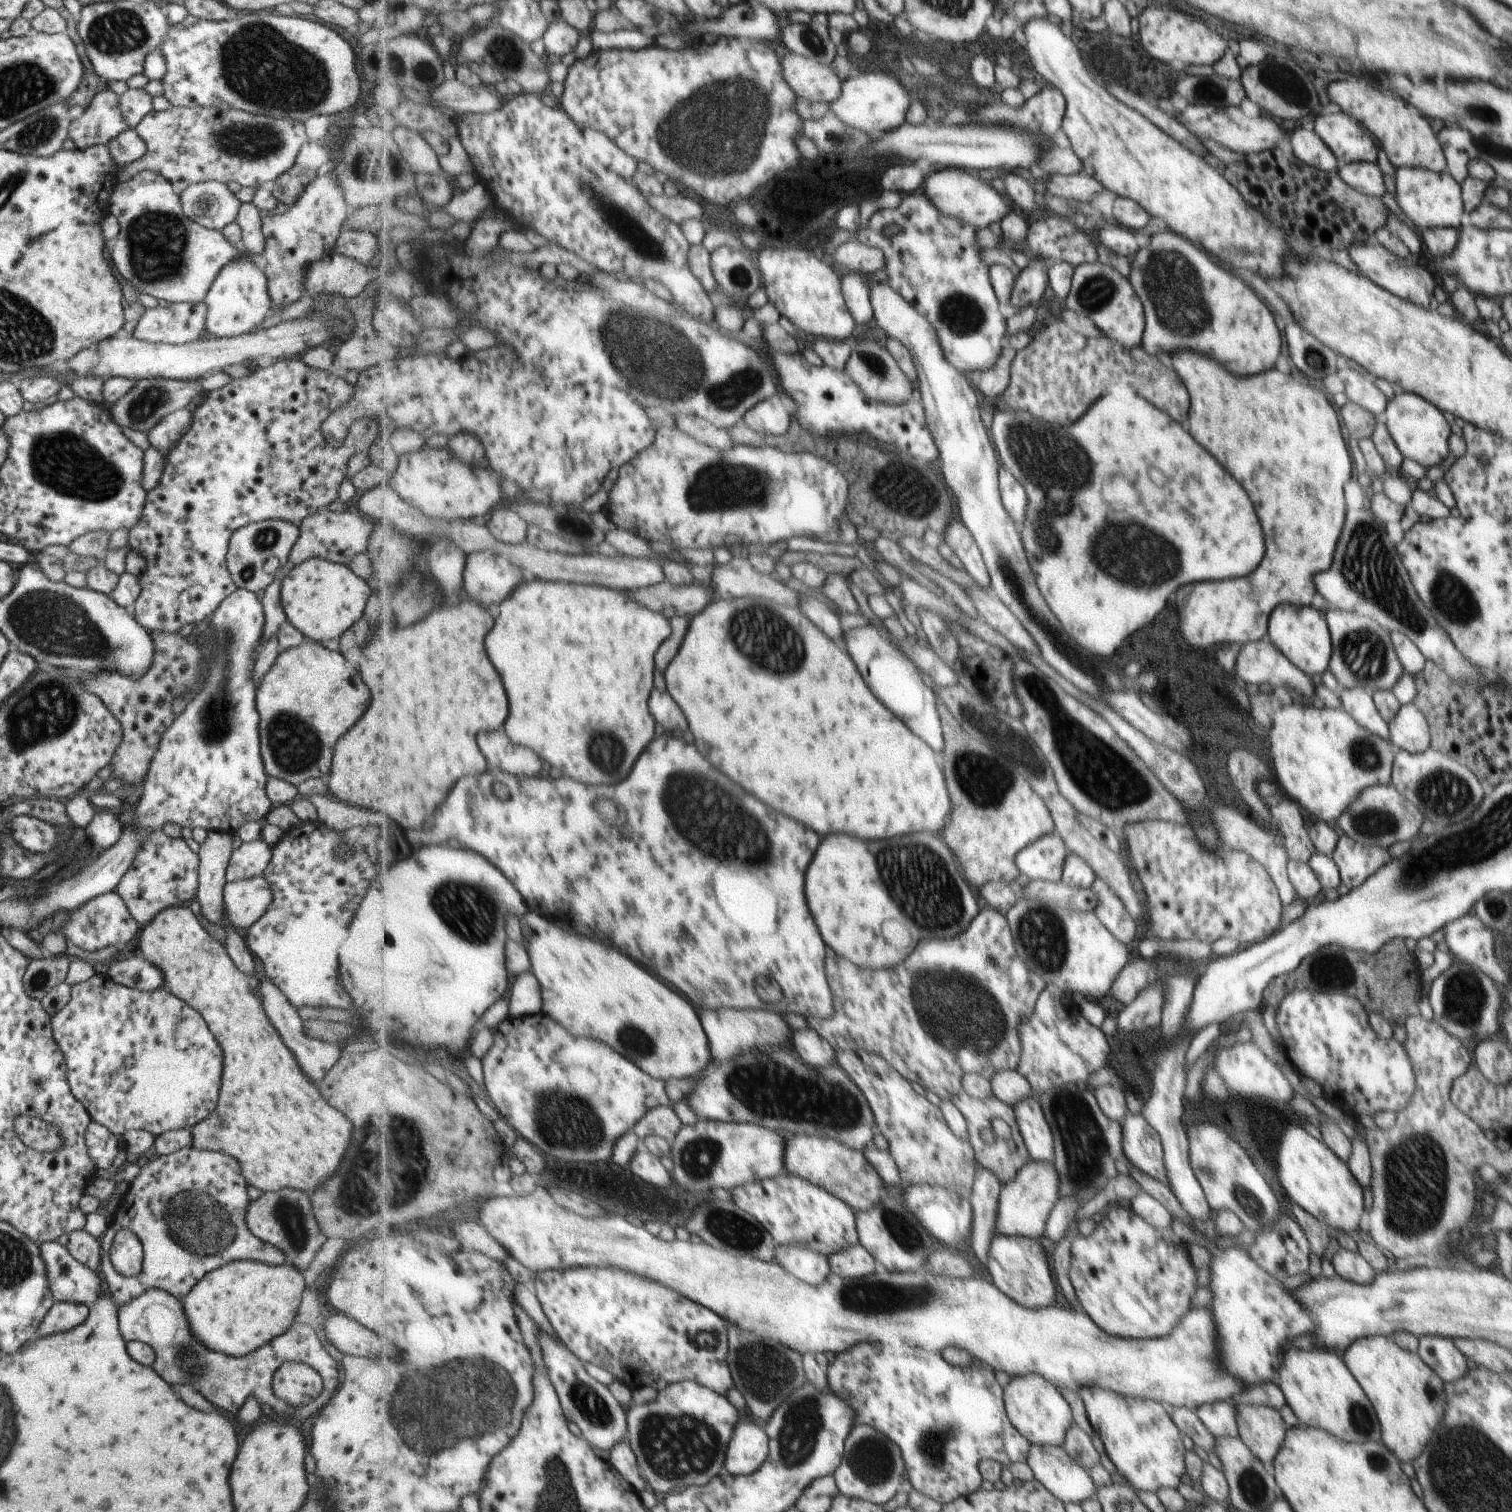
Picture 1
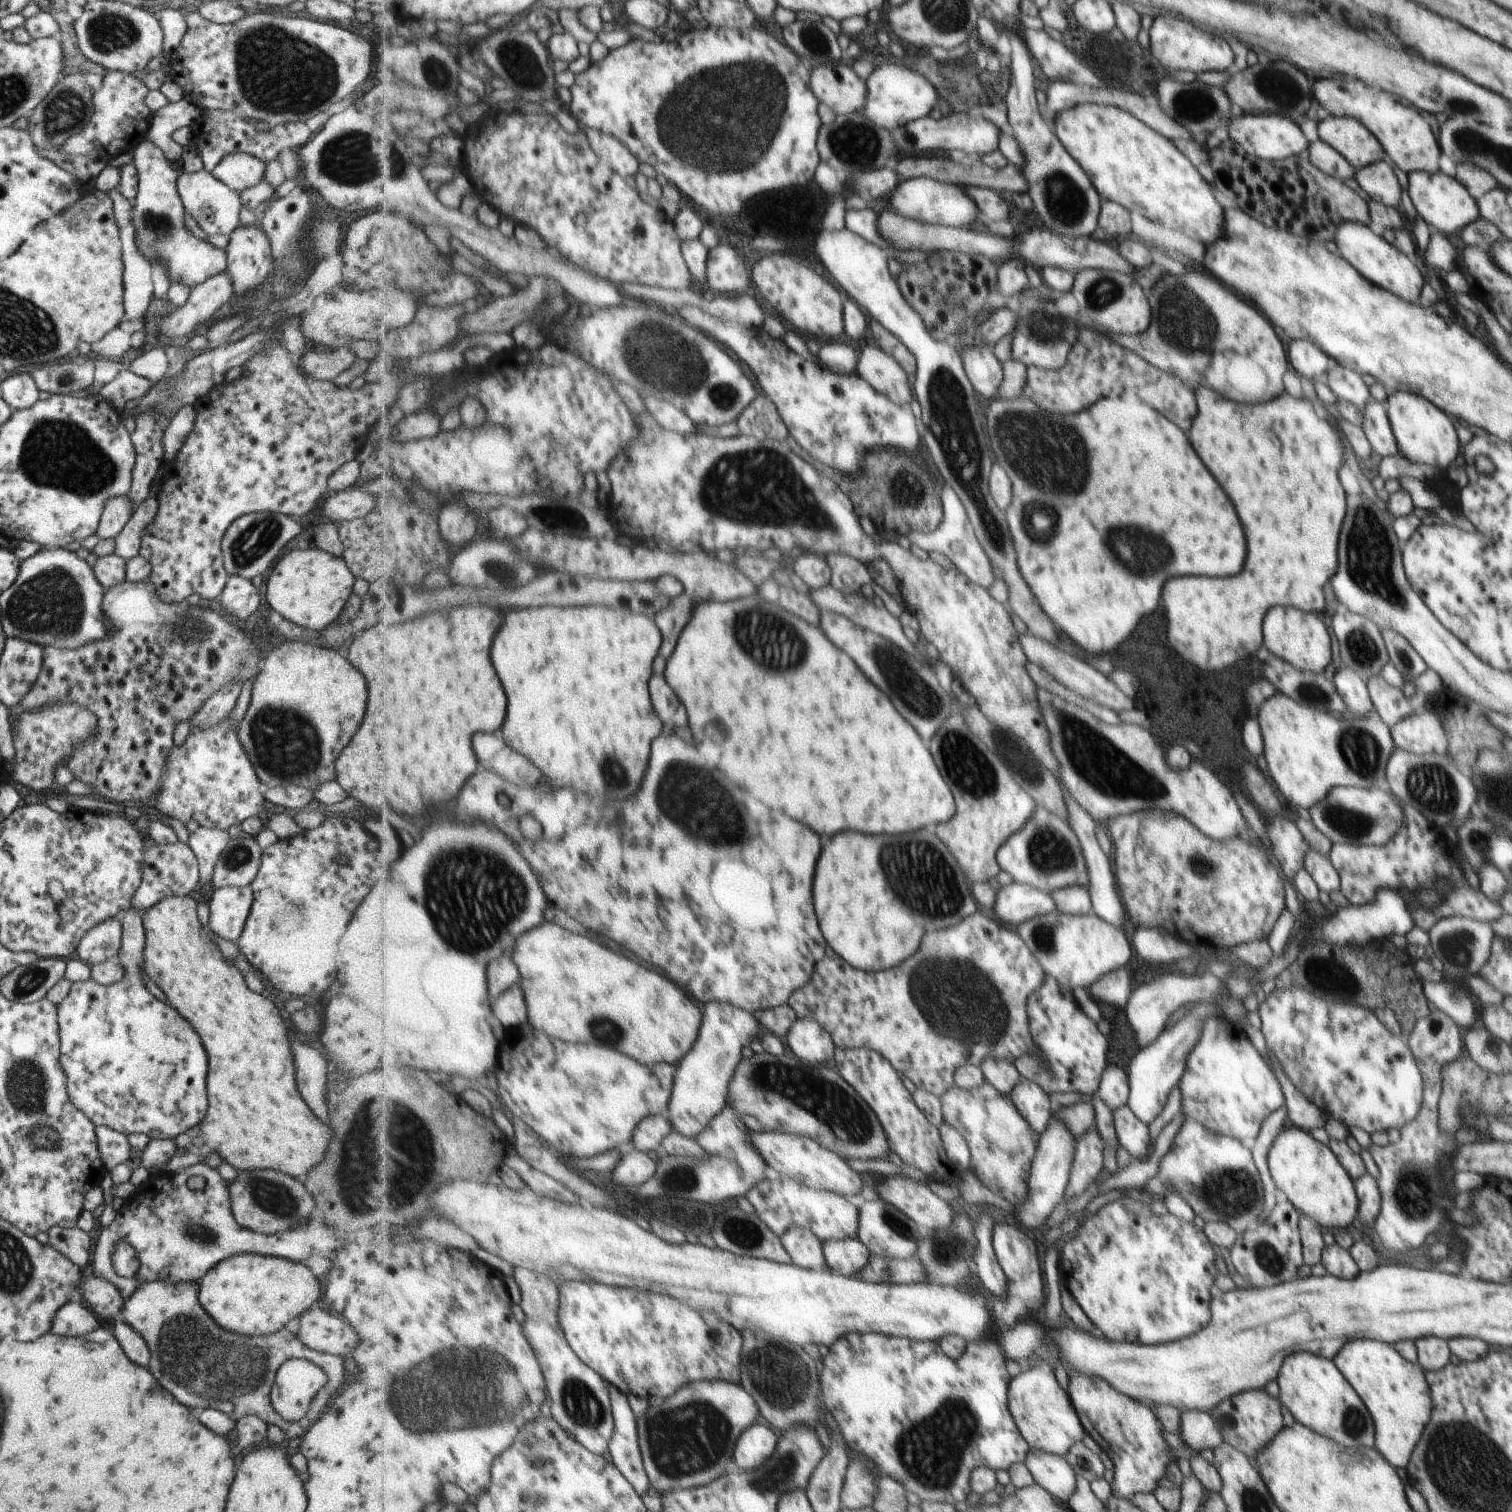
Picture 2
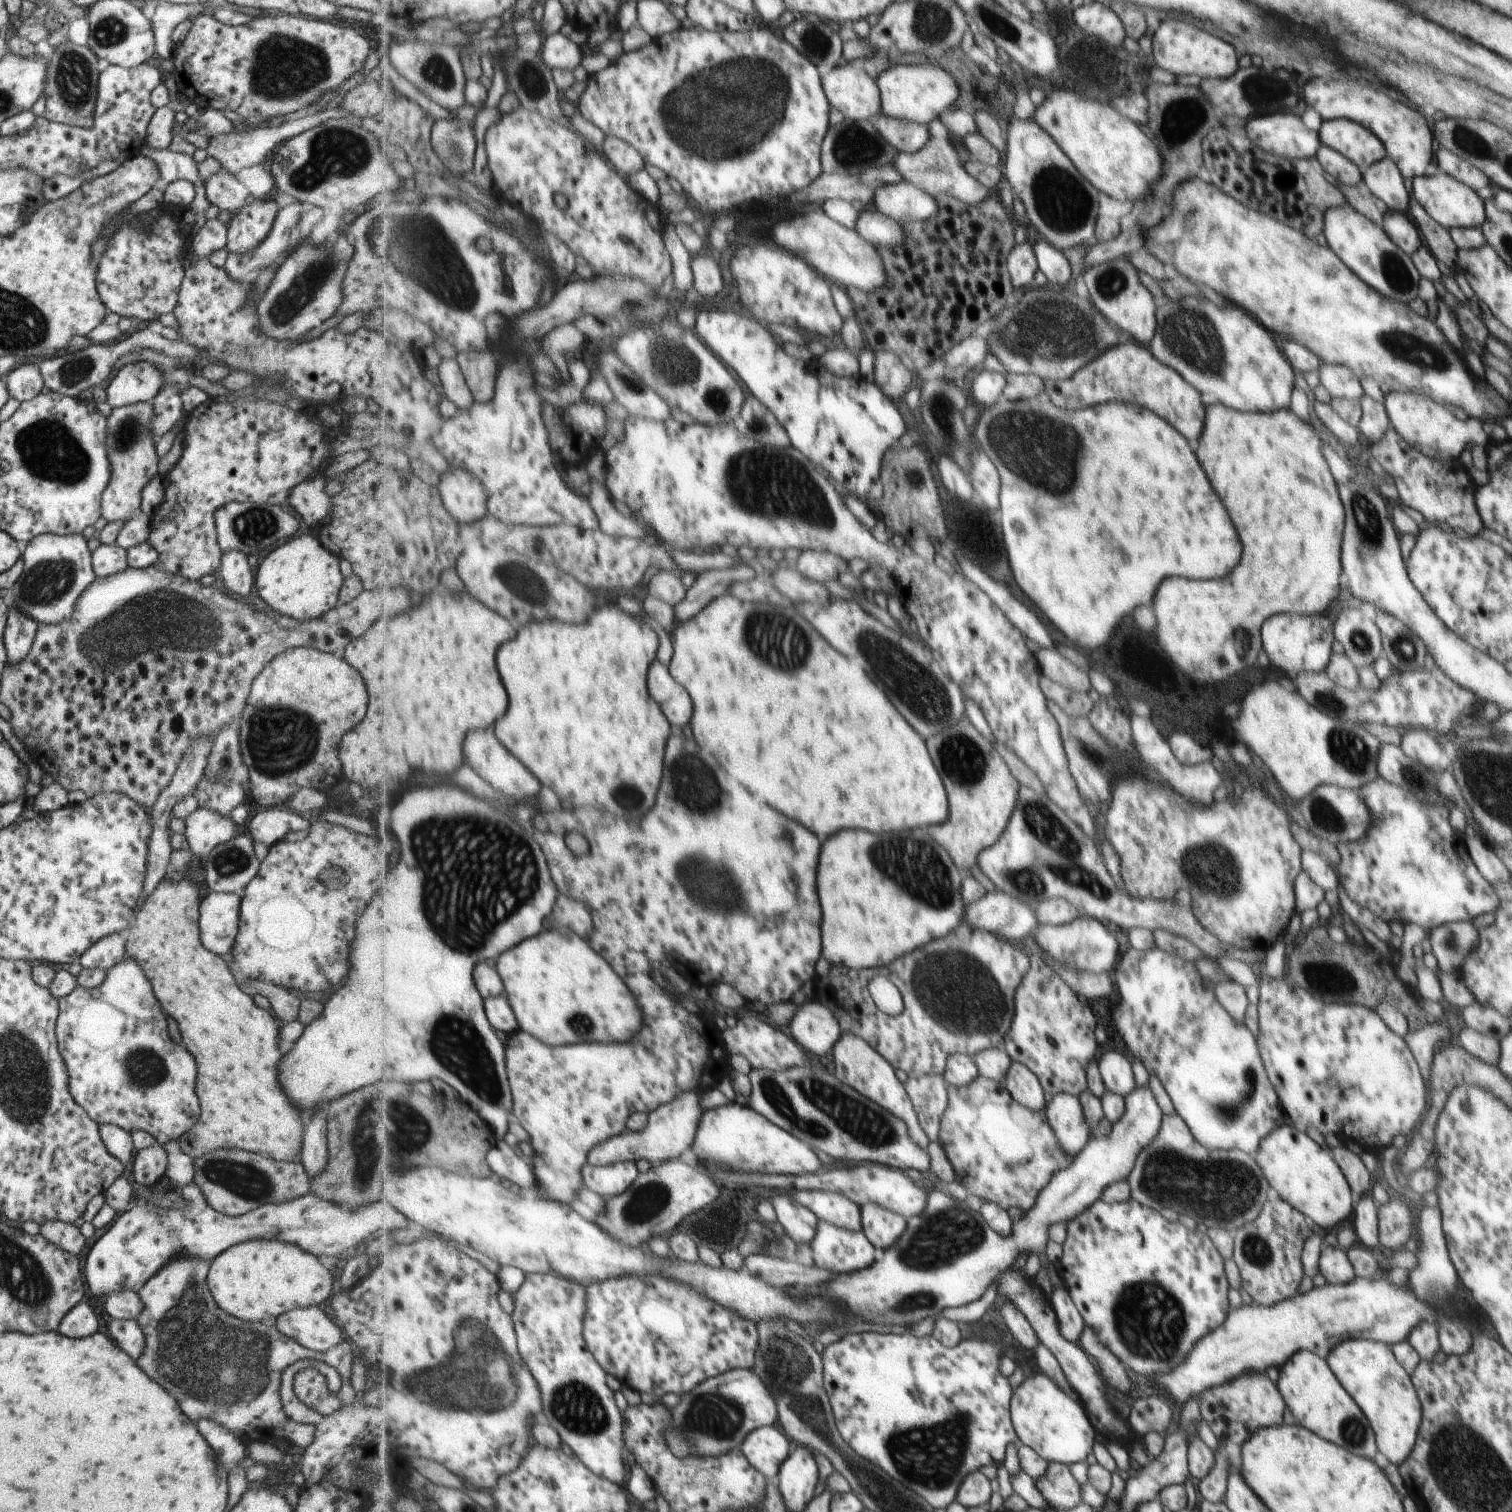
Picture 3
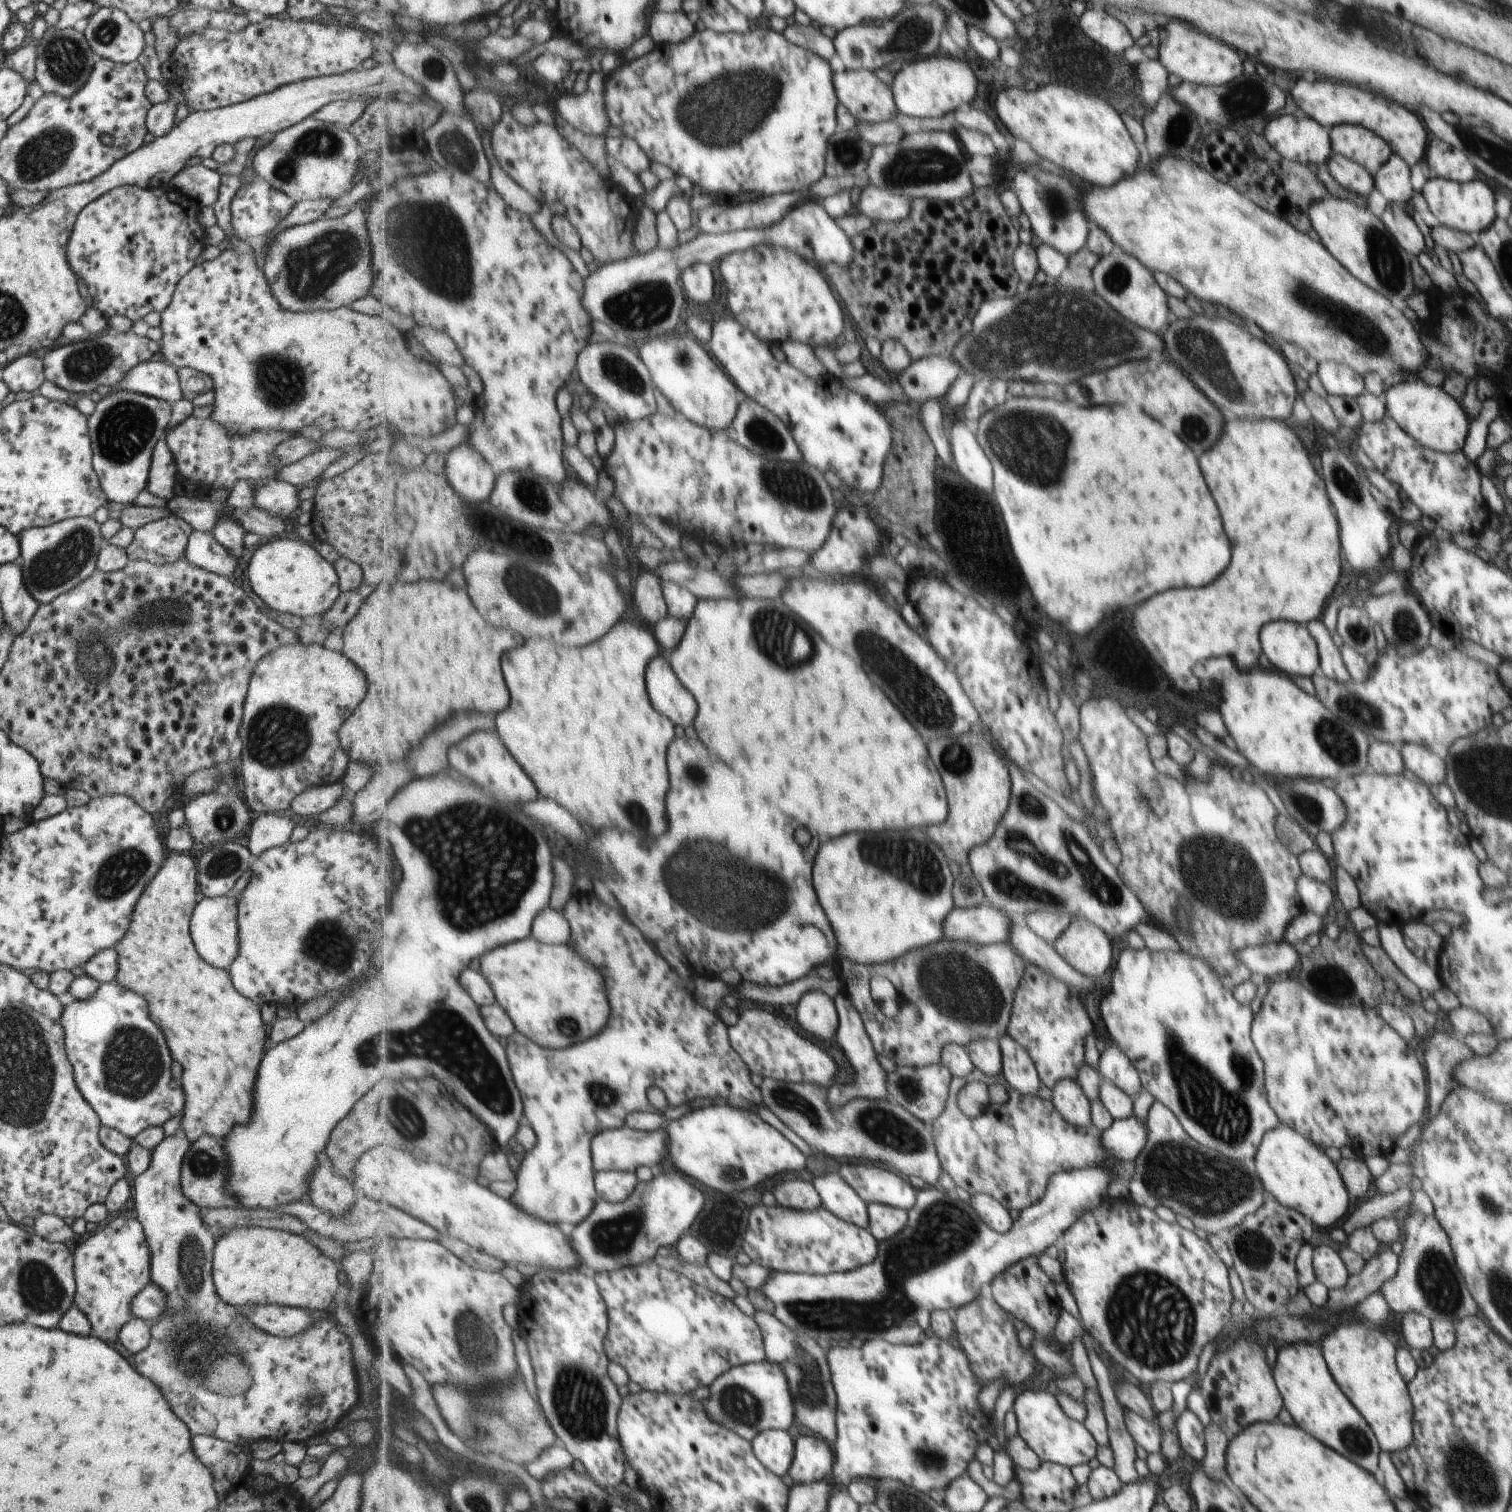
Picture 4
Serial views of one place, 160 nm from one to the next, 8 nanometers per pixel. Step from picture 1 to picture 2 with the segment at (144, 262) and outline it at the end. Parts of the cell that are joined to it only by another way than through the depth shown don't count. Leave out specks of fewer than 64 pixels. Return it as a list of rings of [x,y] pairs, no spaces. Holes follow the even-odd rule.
[[[143,139],[131,152],[136,168],[138,185],[131,201],[131,222],[136,236],[136,249],[147,260],[161,258],[167,262],[168,281],[183,280],[189,288],[197,286],[206,278],[225,270],[224,249],[209,246],[203,239],[191,236],[183,228],[184,208],[176,191],[176,178],[179,173],[165,158],[163,151],[149,139]]]

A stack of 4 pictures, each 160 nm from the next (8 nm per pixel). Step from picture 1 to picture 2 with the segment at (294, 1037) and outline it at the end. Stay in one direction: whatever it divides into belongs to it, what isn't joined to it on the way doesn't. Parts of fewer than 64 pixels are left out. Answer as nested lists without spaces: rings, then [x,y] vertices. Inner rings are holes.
[[[291,1042],[290,1050],[294,1056],[295,1082],[299,1088],[299,1094],[307,1102],[307,1106],[313,1110],[313,1114],[321,1123],[328,1120],[326,1108],[326,1076],[330,1069],[328,1060],[316,1049],[299,1043]]]

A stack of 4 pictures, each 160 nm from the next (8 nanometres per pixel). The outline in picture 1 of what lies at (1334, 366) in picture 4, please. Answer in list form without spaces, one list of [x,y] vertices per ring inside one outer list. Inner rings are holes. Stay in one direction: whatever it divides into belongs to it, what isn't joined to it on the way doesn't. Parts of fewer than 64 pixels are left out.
[[[1341,360],[1341,364],[1338,363],[1334,372],[1343,384],[1346,400],[1368,410],[1371,414],[1381,414],[1387,400],[1373,384],[1373,376],[1357,372],[1355,368],[1349,368],[1347,363],[1343,362],[1345,361]]]

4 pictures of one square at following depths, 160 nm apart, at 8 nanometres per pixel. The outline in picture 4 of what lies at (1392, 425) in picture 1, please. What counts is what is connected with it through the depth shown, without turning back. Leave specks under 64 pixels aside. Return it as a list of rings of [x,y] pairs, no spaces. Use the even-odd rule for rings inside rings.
[[[1419,379],[1404,380],[1384,391],[1385,412],[1421,446],[1439,453],[1462,450],[1467,432],[1467,418],[1454,398],[1449,398],[1441,386],[1429,386]]]

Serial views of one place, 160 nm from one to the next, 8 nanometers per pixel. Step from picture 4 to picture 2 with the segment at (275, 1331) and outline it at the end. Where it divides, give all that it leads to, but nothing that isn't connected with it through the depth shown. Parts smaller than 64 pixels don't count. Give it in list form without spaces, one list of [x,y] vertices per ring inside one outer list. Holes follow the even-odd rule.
[[[316,1304],[301,1313],[295,1336],[309,1350],[317,1353],[331,1353],[342,1357],[349,1354],[359,1343],[358,1334],[341,1317],[337,1317],[332,1312],[325,1312],[323,1308],[317,1307]]]

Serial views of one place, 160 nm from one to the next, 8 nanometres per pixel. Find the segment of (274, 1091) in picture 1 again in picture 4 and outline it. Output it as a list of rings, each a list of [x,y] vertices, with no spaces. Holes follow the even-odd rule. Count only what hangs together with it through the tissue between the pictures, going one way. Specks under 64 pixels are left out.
[[[167,852],[135,902],[126,933],[113,946],[116,952],[113,982],[145,998],[151,1022],[155,1022],[165,1036],[172,1060],[181,1065],[184,1107],[180,1129],[190,1144],[201,1135],[224,1140],[235,1122],[247,1122],[253,1106],[251,1088],[255,1082],[255,1068],[264,1053],[265,1030],[269,1028],[261,1022],[258,1004],[235,992],[228,972],[213,968],[197,954],[189,932],[197,891],[196,865],[192,859],[183,853]]]

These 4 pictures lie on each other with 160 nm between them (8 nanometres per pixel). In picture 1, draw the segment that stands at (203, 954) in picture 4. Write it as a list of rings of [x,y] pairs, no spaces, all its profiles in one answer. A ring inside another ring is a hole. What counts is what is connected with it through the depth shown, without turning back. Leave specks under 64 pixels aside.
[[[261,875],[224,884],[224,914],[229,926],[238,934],[242,934],[261,916],[270,900],[269,887]]]

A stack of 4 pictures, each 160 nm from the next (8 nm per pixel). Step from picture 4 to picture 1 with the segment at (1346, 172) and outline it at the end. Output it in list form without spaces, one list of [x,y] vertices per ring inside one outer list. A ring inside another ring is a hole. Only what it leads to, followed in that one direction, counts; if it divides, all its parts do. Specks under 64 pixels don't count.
[[[1301,127],[1292,136],[1289,136],[1288,142],[1292,153],[1301,162],[1323,172],[1337,172],[1339,166],[1335,156],[1329,147],[1325,146],[1321,139],[1314,134],[1314,131],[1307,131]]]

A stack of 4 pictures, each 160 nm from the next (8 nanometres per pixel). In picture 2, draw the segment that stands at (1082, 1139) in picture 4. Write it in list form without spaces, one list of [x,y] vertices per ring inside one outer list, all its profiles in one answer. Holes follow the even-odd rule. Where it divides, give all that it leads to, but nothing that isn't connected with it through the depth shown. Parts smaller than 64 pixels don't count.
[[[987,1082],[971,1090],[954,1086],[943,1093],[940,1099],[942,1100],[944,1122],[958,1130],[968,1145],[971,1156],[969,1171],[991,1192],[1002,1196],[1013,1205],[1025,1205],[1032,1198],[1030,1180],[1033,1161],[1040,1145],[1040,1136],[1019,1112],[1013,1099]]]

